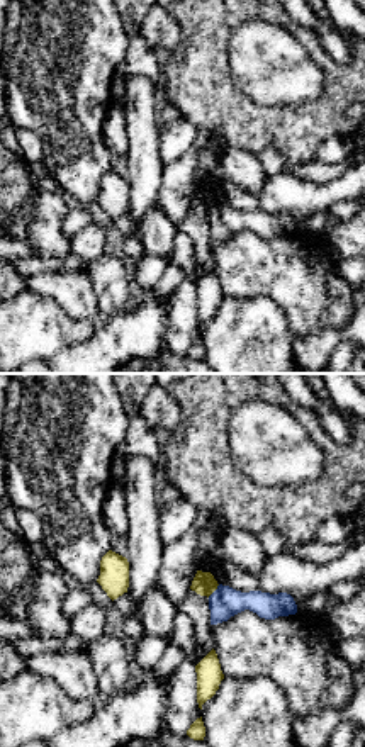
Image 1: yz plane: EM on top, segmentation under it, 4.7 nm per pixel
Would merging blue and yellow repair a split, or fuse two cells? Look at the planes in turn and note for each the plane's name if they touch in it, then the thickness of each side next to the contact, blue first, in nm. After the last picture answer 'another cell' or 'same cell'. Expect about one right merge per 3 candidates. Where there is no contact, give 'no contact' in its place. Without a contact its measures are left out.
meets blue in yz; 150 nm thick on the blue side, 110 nm on the other

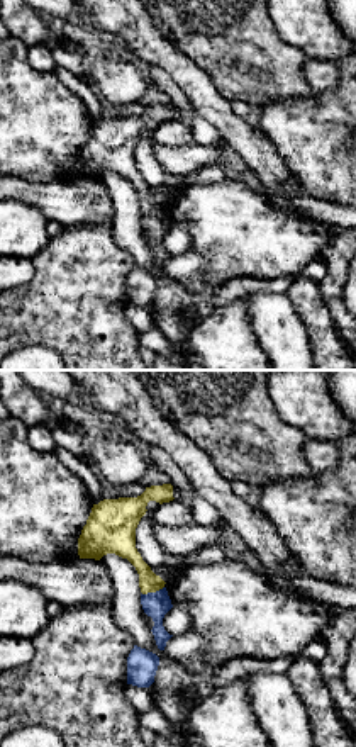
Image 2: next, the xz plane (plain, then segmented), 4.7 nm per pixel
meets blue in xz; 120 nm thick on the blue side, 100 nm on the other

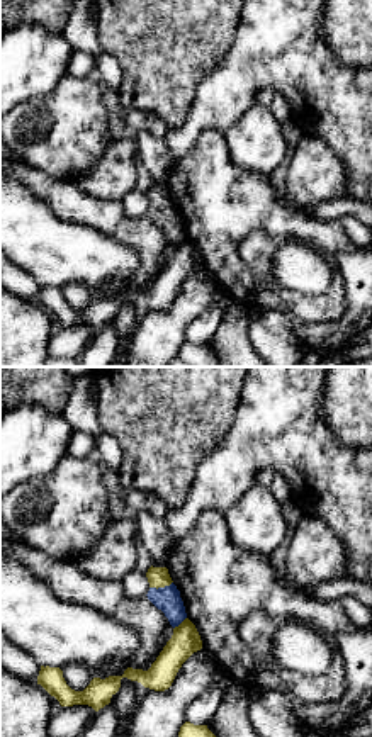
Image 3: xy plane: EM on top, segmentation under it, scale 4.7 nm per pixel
meets blue in xy; 120 nm thick on the blue side, 100 nm on the other

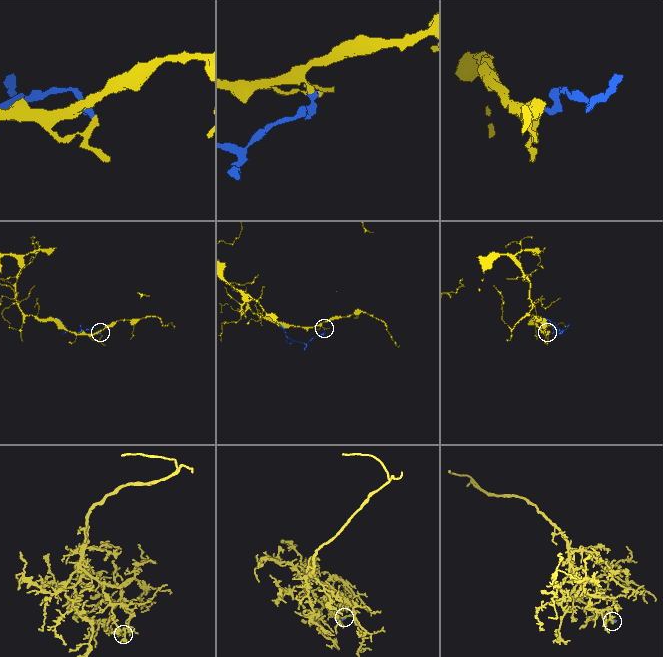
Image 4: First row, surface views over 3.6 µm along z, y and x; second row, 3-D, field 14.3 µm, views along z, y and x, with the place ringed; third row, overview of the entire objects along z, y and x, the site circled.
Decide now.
another cell

